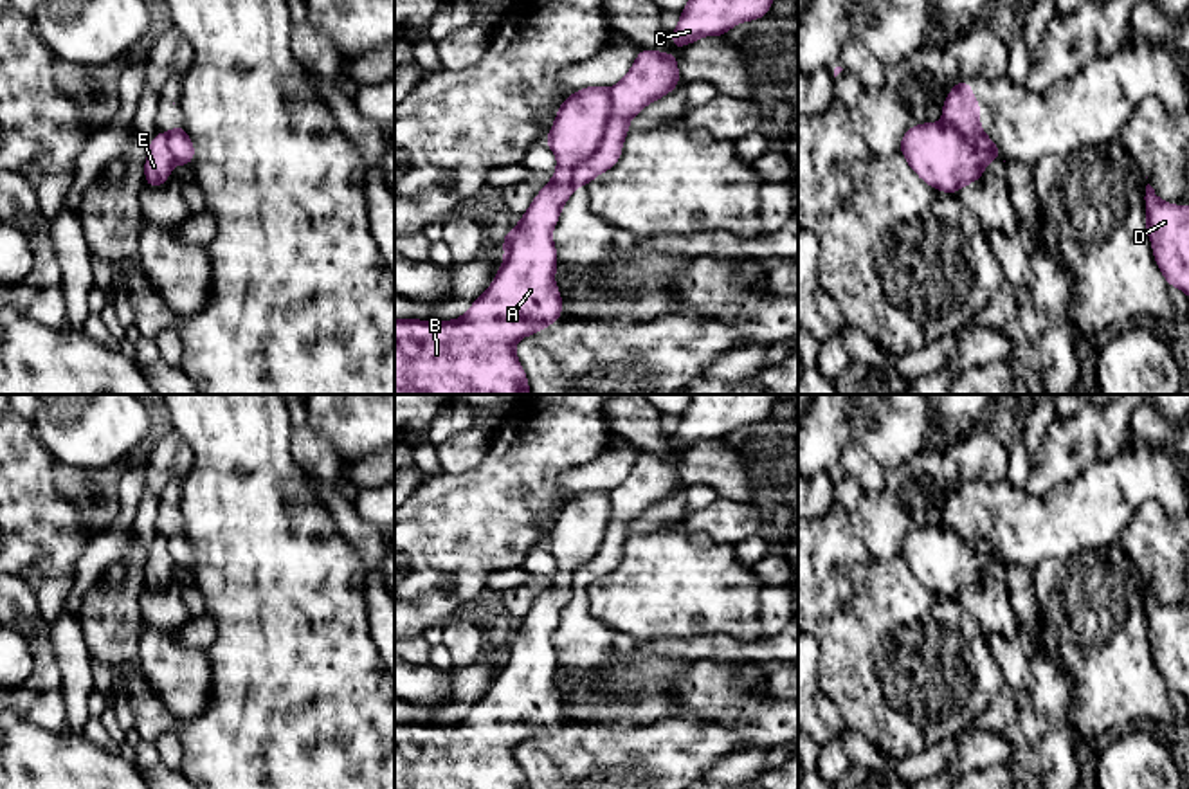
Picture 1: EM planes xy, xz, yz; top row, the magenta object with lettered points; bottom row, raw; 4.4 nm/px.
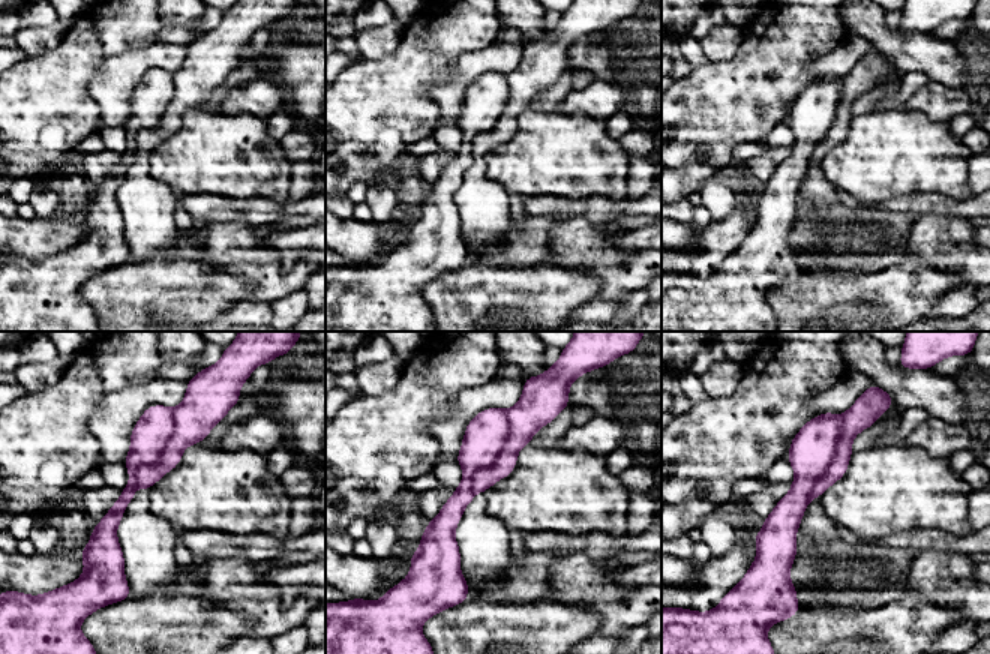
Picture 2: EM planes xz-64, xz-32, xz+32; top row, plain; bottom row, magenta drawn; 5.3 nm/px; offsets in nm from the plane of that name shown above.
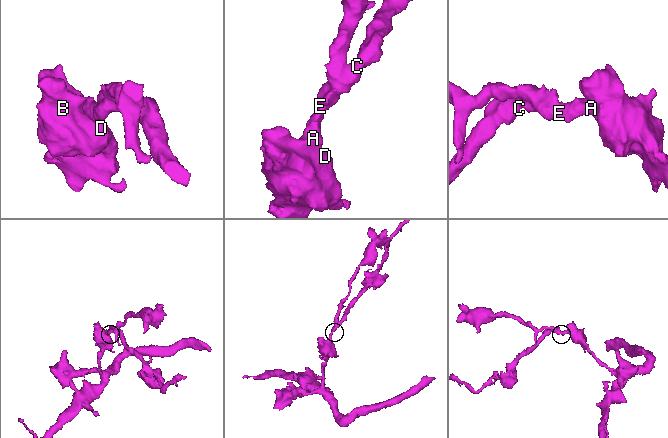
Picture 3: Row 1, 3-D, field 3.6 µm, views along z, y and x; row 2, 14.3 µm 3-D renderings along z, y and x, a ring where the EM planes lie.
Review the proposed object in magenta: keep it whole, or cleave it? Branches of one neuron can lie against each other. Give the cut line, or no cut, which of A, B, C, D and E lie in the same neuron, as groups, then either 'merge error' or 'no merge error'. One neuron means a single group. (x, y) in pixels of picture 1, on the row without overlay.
cut xz (609, 492), (611, 519), (604, 541), (571, 573), (575, 588); groups A B D E / C; merge error

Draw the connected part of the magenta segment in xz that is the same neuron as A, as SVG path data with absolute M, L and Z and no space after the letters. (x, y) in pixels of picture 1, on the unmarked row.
M584 490L560 506L544 540L558 571L519 627L503 638L504 665L486 695L454 724L395 722L395 789L530 789L515 748L562 721L562 695L555 688L558 659L551 638L576 591L571 573L596 555L611 515L611 495L605 490Z

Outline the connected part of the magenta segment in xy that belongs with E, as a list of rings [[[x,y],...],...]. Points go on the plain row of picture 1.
[[[157,533],[144,564],[146,591],[164,589],[171,578],[173,567],[175,564],[168,549],[168,540]]]

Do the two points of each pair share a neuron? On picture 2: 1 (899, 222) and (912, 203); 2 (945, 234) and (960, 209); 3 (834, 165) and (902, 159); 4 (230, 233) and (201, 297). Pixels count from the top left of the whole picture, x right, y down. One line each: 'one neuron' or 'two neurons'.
1: two neurons
2: two neurons
3: one neuron
4: two neurons

